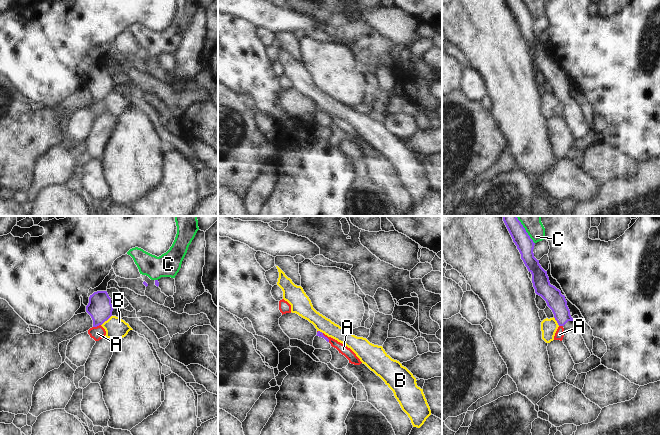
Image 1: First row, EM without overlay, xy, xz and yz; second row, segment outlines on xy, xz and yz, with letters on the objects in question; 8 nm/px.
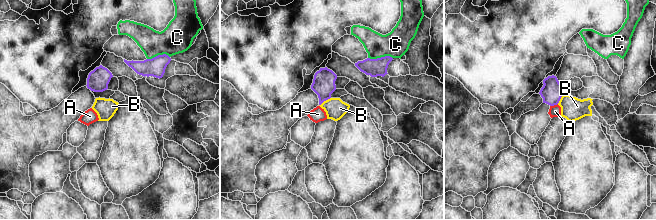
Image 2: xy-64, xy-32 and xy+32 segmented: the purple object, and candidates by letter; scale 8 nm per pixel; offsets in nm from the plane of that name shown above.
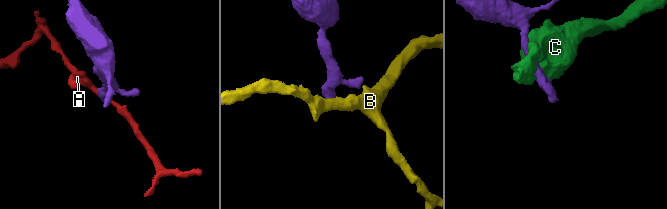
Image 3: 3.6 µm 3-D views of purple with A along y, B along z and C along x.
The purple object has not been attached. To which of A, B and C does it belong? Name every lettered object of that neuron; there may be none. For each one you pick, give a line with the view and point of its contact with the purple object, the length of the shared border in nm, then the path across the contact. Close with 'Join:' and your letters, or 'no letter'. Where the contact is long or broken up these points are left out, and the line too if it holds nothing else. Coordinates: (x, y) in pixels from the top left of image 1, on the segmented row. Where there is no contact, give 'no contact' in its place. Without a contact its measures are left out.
Join: no letter

